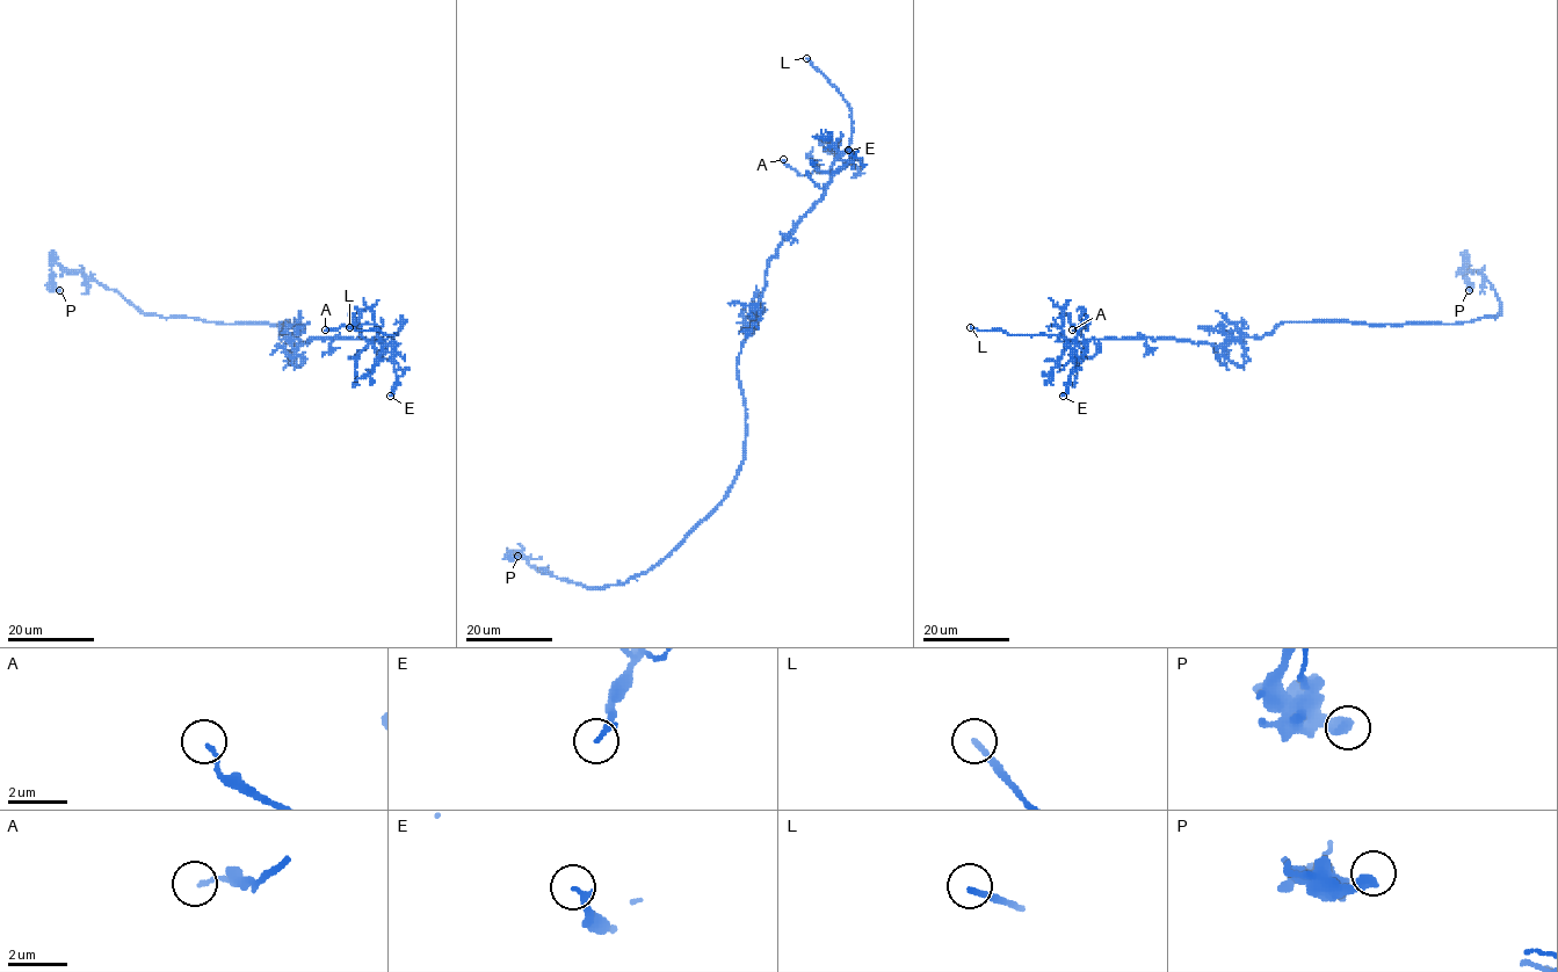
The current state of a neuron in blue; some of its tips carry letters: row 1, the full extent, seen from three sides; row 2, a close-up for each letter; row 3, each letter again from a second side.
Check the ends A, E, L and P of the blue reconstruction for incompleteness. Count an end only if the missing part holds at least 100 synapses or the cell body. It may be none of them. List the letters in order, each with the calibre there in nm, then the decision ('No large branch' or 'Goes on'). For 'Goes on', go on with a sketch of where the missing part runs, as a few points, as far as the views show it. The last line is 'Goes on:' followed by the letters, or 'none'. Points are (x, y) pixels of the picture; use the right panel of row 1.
A: Thickness 130 nm. No large branch
E: Thickness 190 nm. No large branch
L: Thickness 180 nm. Goes on. Course of what is missing: (970, 327), (933, 323), (921, 331)
P: Thickness 320 nm. No large branch
Goes on: L

